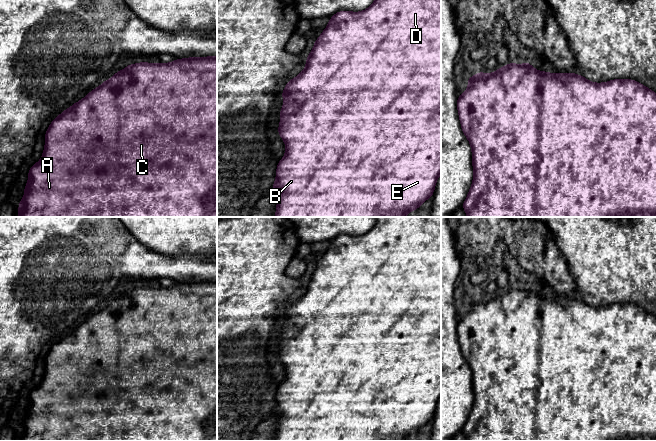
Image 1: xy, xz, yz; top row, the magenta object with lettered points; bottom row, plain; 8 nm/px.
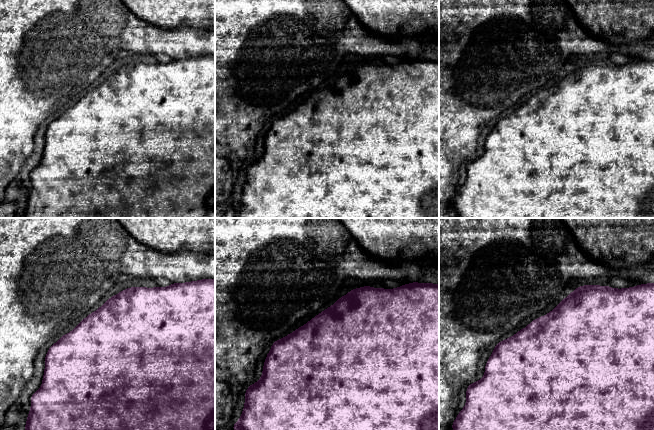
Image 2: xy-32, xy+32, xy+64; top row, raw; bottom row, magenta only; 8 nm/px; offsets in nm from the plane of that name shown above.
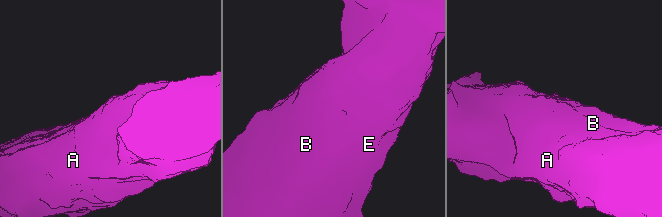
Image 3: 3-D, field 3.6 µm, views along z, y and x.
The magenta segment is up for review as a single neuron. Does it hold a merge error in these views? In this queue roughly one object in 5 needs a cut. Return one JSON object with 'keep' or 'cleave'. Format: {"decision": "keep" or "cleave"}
{"decision": "keep"}

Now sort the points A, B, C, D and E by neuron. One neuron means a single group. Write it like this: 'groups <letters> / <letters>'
groups A B C D E

